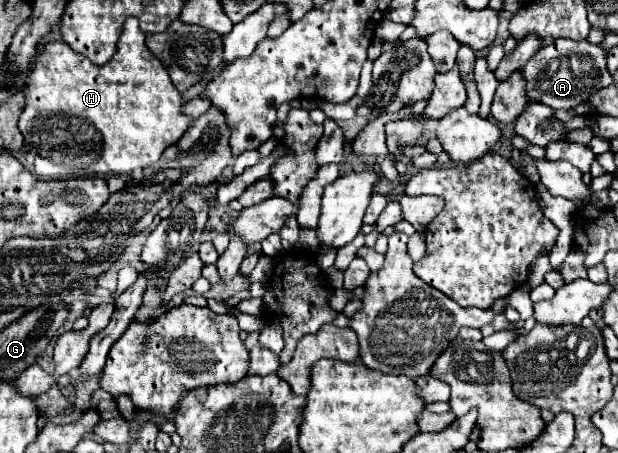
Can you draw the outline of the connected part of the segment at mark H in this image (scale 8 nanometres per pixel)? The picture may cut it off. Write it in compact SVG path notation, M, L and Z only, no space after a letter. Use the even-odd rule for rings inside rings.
M127 18L125 20L125 28L123 28L123 34L119 38L119 46L117 46L117 52L115 56L103 64L103 66L95 66L91 64L85 56L73 52L65 42L61 40L55 40L55 42L49 42L45 46L45 52L35 60L35 64L31 66L31 74L27 78L27 108L23 110L23 116L19 118L19 130L23 132L25 136L25 148L29 154L33 154L35 158L35 174L41 178L41 180L67 180L71 176L123 176L123 174L131 174L135 168L145 168L145 166L151 166L155 164L161 154L165 152L167 146L173 146L181 140L181 136L187 132L187 128L191 126L191 118L187 114L183 114L183 96L177 92L177 88L173 86L171 78L169 78L169 70L161 64L161 60L147 50L147 44L145 44L145 32L139 28L139 20L137 18Z

